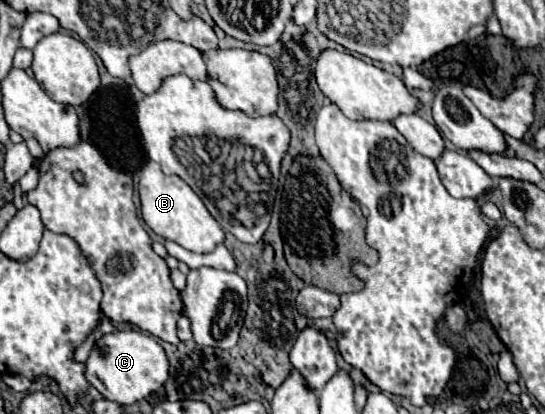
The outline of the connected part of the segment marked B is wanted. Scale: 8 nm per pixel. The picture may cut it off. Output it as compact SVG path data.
M147 161L141 169L139 177L139 199L141 199L141 217L143 221L163 239L171 239L181 247L195 253L209 253L215 245L223 243L223 229L205 209L203 201L195 195L195 191L175 175L163 175L161 167L155 161Z

